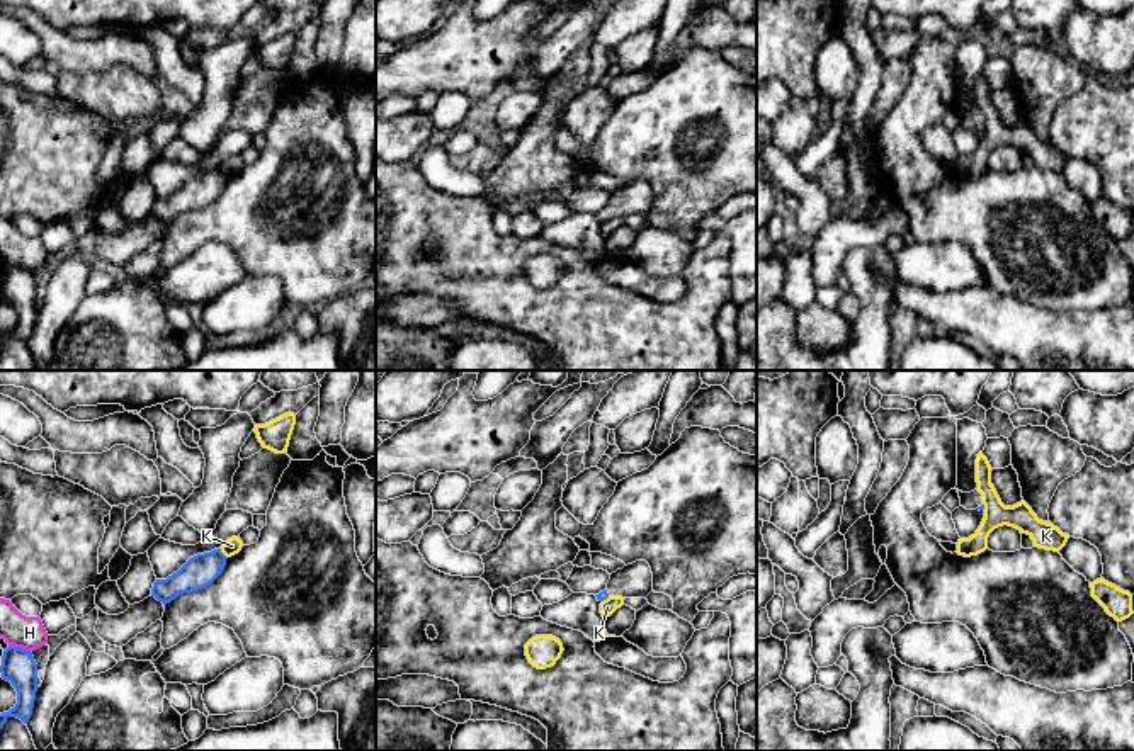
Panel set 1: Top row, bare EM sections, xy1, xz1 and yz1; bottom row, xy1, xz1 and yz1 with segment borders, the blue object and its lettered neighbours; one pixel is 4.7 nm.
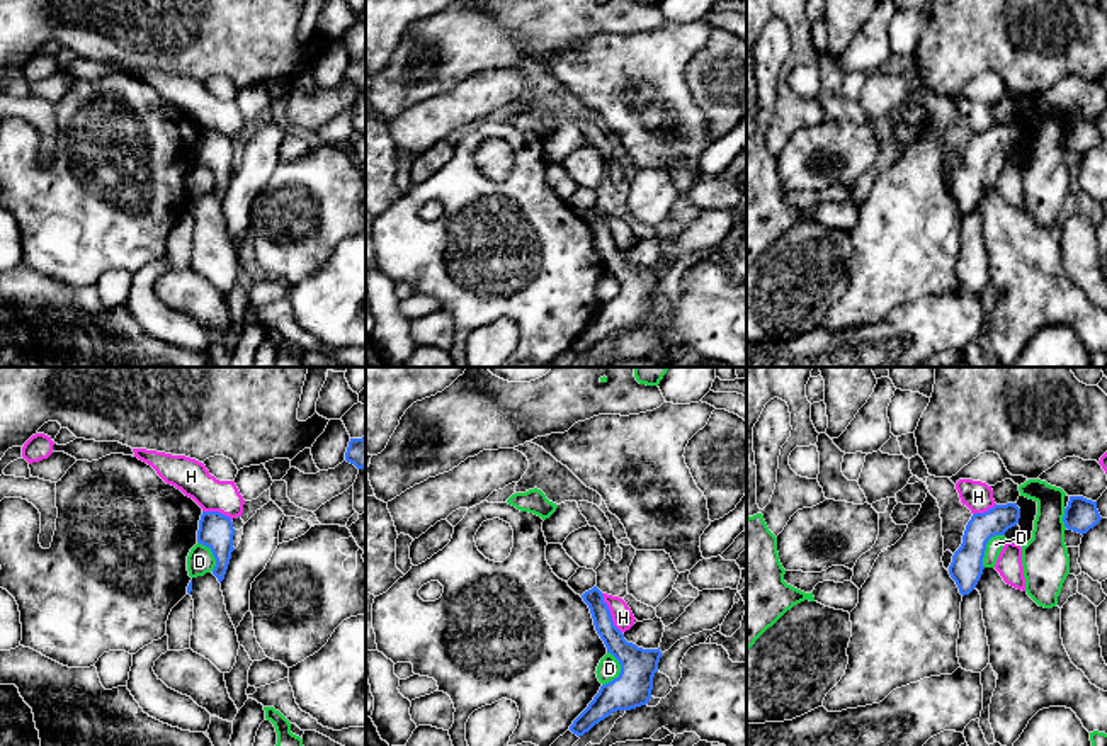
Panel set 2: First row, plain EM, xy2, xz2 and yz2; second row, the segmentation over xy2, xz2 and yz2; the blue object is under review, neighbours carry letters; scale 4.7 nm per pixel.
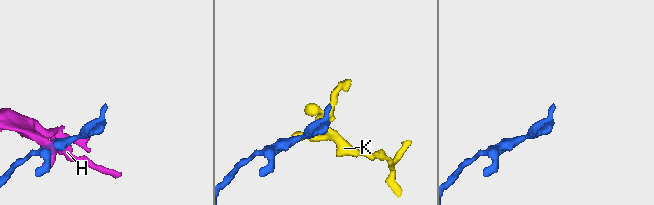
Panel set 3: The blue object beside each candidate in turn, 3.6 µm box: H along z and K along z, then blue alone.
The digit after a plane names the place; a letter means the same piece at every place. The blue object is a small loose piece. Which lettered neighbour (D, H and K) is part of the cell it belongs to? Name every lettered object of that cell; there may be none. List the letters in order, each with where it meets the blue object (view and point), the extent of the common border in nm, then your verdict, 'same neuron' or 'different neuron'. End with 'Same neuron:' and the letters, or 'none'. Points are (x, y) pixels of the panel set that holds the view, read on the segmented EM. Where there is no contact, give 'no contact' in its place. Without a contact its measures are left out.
D: contact yz2 (985, 546); length 190 nm; different neuron
H: contact xz2 (609, 614); length 220 nm; different neuron
K: contact xy1 (223, 554); length 60 nm; different neuron
Same neuron: none

